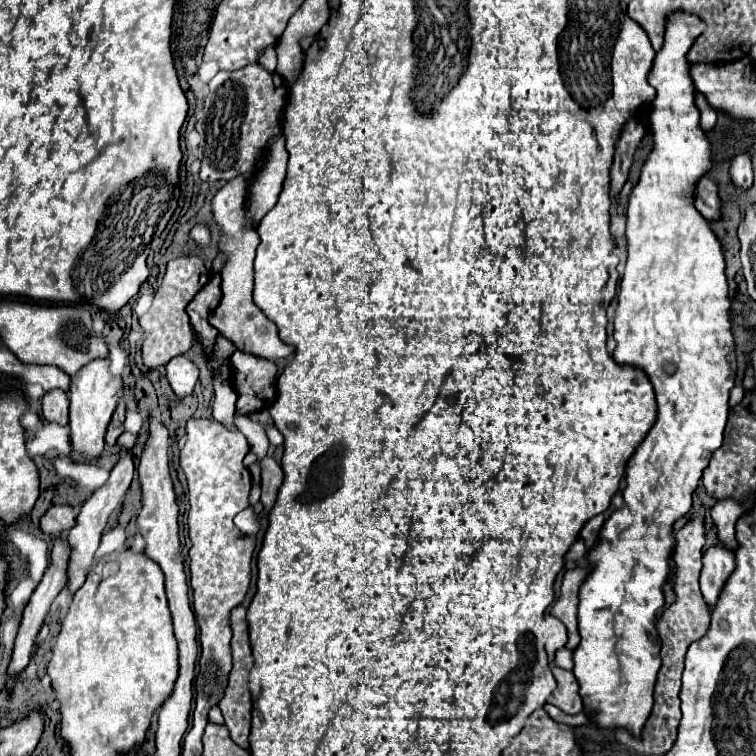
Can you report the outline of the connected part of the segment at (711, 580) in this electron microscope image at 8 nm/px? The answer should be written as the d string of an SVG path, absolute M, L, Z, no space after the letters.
M721 541L713 543L703 555L703 571L701 571L701 593L709 605L715 605L721 585L725 585L725 577L735 569L735 553L727 549Z

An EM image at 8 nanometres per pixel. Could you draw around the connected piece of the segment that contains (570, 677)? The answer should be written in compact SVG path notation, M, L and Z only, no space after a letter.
M553 667L551 671L557 679L557 689L549 697L549 703L557 705L559 709L563 709L569 715L581 713L583 711L583 701L581 701L579 683L577 683L573 671L565 671L565 669L559 669L559 667Z

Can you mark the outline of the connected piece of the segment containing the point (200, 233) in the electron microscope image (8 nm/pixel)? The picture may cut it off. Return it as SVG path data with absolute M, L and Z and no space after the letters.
M199 223L199 225L195 225L195 227L191 229L189 237L191 237L191 241L193 241L195 245L207 247L207 245L211 243L211 227L209 227L207 223Z

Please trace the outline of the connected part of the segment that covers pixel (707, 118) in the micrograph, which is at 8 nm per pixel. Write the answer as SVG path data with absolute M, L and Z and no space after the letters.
M697 93L695 101L697 101L697 107L699 107L699 111L701 111L701 127L707 129L707 131L711 131L711 129L715 127L715 123L717 123L717 109L713 109L713 107L707 103L707 99L705 99L703 93Z

